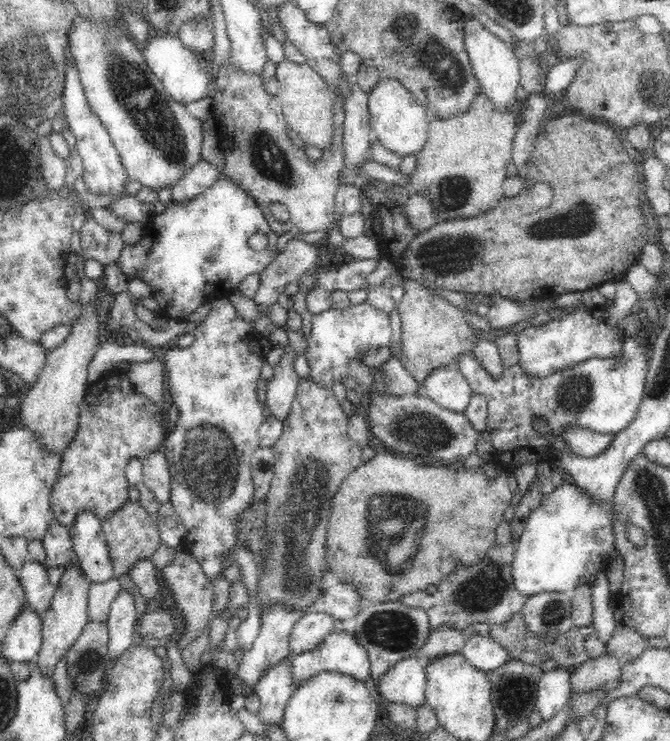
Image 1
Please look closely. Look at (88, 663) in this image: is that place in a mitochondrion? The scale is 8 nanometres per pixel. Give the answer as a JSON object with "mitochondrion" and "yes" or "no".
{"mitochondrion":"yes"}

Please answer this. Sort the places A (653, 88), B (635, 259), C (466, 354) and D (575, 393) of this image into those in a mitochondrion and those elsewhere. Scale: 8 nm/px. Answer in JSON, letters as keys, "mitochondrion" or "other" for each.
{"A":"mitochondrion","B":"other","C":"other","D":"mitochondrion"}

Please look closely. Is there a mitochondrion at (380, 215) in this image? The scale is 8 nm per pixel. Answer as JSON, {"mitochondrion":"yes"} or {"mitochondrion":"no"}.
{"mitochondrion":"no"}

